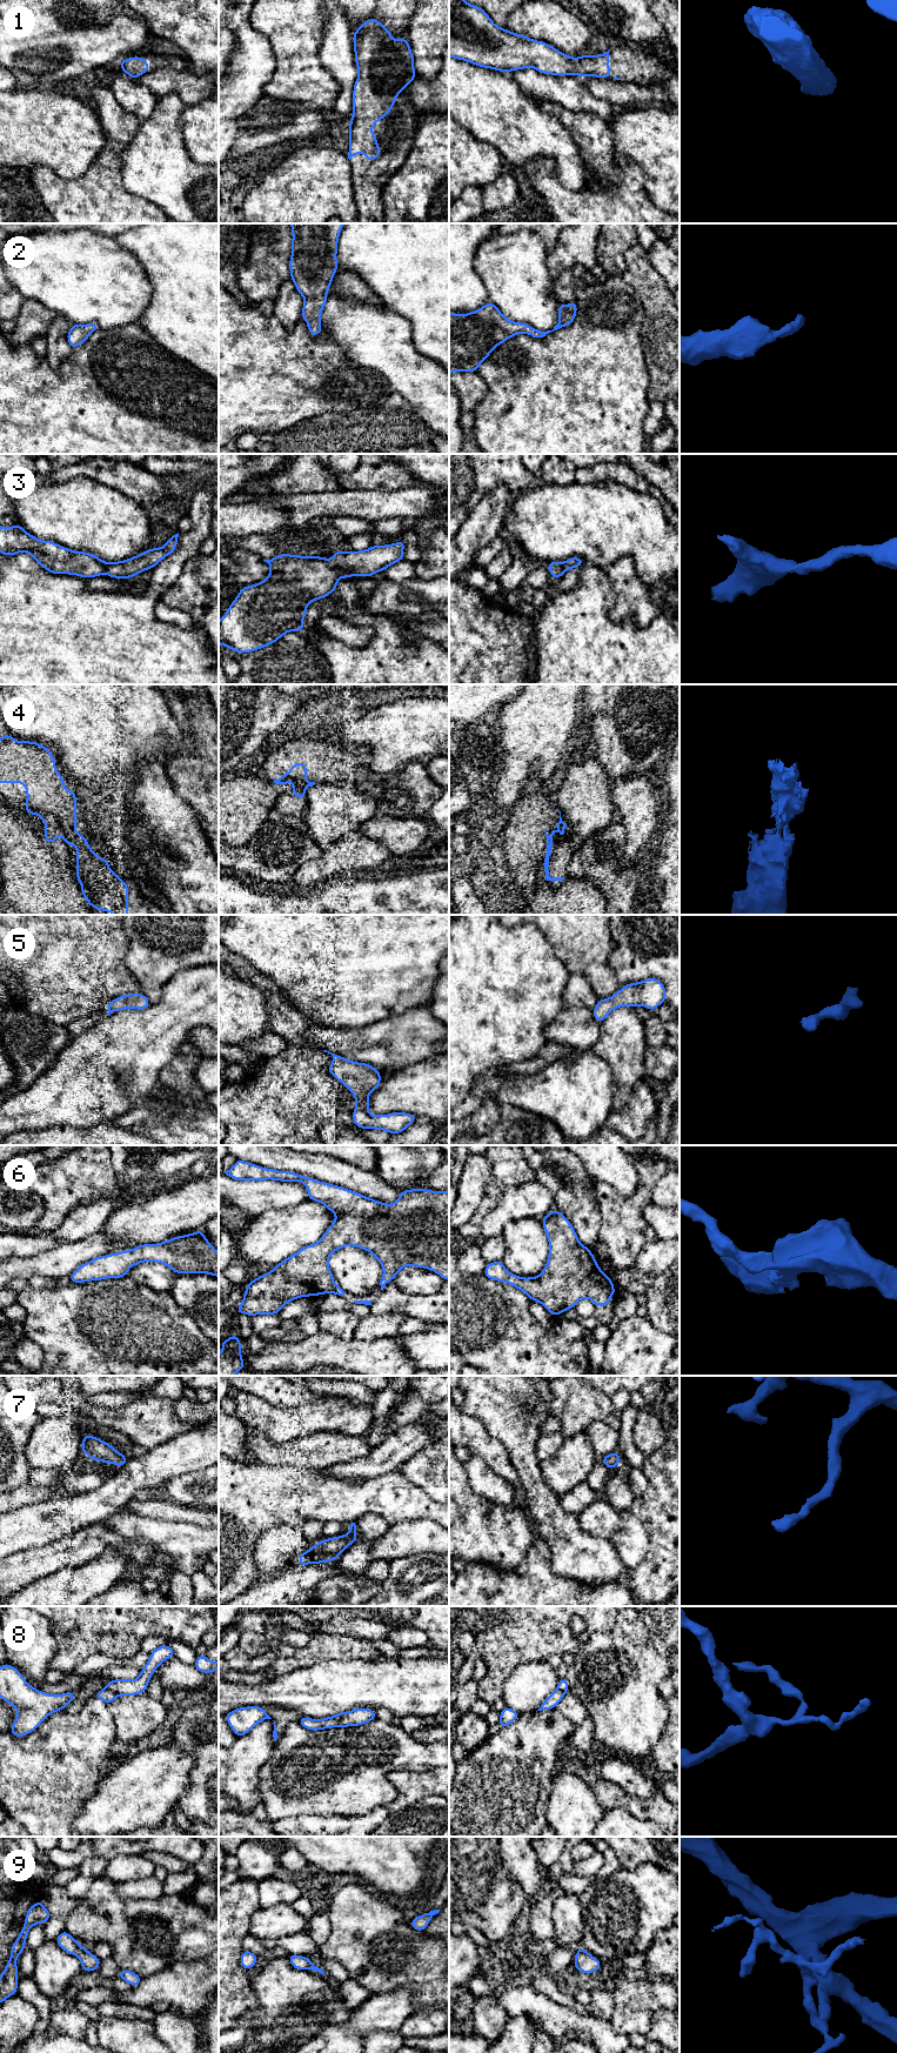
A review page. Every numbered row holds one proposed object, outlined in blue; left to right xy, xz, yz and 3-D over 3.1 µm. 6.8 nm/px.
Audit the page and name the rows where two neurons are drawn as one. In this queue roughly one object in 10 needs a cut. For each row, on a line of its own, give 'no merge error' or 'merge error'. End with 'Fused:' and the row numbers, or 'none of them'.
1: no merge error
2: no merge error
3: no merge error
4: no merge error
5: no merge error
6: no merge error
7: no merge error
8: no merge error
9: no merge error
Fused: none of them

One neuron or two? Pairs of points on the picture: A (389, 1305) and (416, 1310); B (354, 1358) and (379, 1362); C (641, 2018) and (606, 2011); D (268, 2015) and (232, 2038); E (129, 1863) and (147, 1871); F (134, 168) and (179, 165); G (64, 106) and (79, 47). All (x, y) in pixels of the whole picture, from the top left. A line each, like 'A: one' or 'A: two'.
A: one
B: one
C: two
D: one
E: one
F: one
G: two

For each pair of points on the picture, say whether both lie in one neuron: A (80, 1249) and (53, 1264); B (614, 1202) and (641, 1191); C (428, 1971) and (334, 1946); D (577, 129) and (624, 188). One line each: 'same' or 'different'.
A: same
B: same
C: same
D: same

